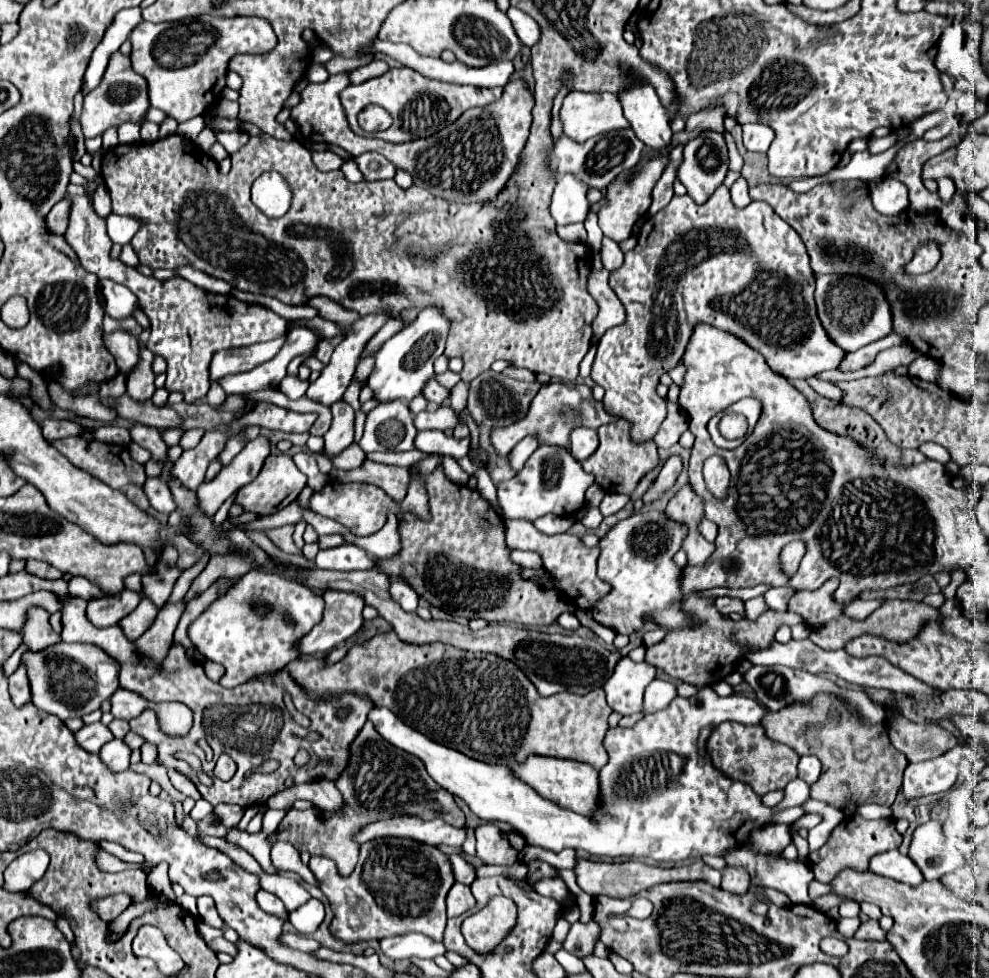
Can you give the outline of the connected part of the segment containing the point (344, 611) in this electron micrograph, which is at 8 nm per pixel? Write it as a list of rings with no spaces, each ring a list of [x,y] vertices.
[[[325,591],[323,599],[325,611],[321,623],[317,623],[317,627],[313,627],[313,631],[309,631],[301,643],[297,643],[297,651],[301,651],[301,655],[327,653],[361,629],[361,609],[365,601],[359,595]]]

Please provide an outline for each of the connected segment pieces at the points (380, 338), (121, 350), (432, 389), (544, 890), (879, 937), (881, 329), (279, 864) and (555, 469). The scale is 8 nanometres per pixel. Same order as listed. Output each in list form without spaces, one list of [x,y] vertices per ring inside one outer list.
[[[393,317],[393,319],[389,319],[381,329],[379,329],[379,333],[367,343],[367,347],[365,347],[365,353],[363,355],[367,355],[367,353],[371,353],[371,351],[375,351],[375,349],[379,349],[389,337],[393,337],[395,333],[399,333],[401,329],[403,329],[403,319],[401,317]]]
[[[117,329],[111,333],[103,333],[103,343],[105,343],[105,349],[113,353],[117,367],[121,371],[131,373],[131,369],[135,367],[139,359],[139,347],[137,347],[135,337],[125,329]]]
[[[429,379],[429,383],[425,383],[425,387],[423,387],[423,397],[425,397],[429,403],[443,405],[443,401],[449,397],[449,389],[441,387],[435,379]]]
[[[541,879],[537,883],[531,885],[537,893],[545,895],[545,897],[553,897],[557,899],[557,903],[565,903],[567,901],[567,895],[569,895],[569,889],[567,885],[563,883],[563,879]]]
[[[869,919],[869,921],[861,923],[861,927],[857,929],[855,937],[857,937],[857,939],[873,939],[873,941],[883,941],[883,939],[887,937],[887,931],[883,931],[883,929],[879,927],[879,923],[877,923],[877,921]]]
[[[817,275],[815,281],[817,317],[833,343],[837,343],[845,353],[861,349],[891,333],[893,315],[889,311],[885,291],[881,291],[881,287],[871,279],[861,279],[859,275]]]
[[[275,843],[271,847],[271,863],[278,872],[294,872],[305,882],[318,886],[317,880],[307,865],[301,863],[299,851],[291,843]]]
[[[539,447],[525,463],[525,467],[509,481],[497,487],[499,505],[507,519],[527,519],[533,521],[541,515],[553,513],[559,517],[571,517],[583,507],[585,491],[593,485],[593,475],[585,473],[581,465],[571,457],[567,449],[561,447]]]

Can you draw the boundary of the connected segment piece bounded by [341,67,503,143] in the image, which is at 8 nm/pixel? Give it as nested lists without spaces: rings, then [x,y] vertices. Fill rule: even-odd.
[[[399,67],[399,69],[389,69],[385,75],[369,79],[361,85],[345,87],[341,91],[341,103],[345,107],[349,125],[357,135],[377,137],[377,139],[383,139],[383,141],[389,141],[389,143],[405,143],[405,141],[429,137],[429,135],[449,127],[467,109],[485,107],[485,105],[497,101],[501,97],[501,93],[503,93],[503,87],[479,89],[479,87],[471,87],[471,85],[449,85],[449,83],[427,79],[413,69]],[[367,105],[381,105],[393,117],[393,125],[385,133],[367,133],[359,127],[357,115]]]

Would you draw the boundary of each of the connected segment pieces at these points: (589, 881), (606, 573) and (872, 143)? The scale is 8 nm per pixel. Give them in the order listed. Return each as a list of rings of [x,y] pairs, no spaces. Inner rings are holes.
[[[577,859],[577,883],[583,891],[587,891],[591,897],[595,895],[607,895],[613,899],[631,899],[639,891],[649,889],[659,883],[669,883],[669,881],[693,881],[693,879],[705,879],[707,883],[713,883],[713,887],[721,885],[721,871],[715,871],[713,867],[705,865],[703,861],[695,861],[691,865],[681,865],[681,867],[651,867],[641,861],[627,861],[627,863],[595,863],[595,861],[585,861]]]
[[[639,511],[609,529],[599,541],[601,555],[597,559],[597,575],[611,585],[609,597],[595,605],[593,619],[605,627],[617,629],[617,633],[633,633],[643,625],[643,615],[651,613],[653,619],[671,629],[689,625],[691,621],[681,611],[681,567],[673,563],[673,555],[679,551],[685,537],[685,527],[667,519],[659,511]]]
[[[893,133],[887,135],[887,137],[883,137],[883,139],[871,137],[871,139],[869,139],[869,145],[867,145],[867,151],[869,151],[869,153],[883,153],[883,151],[887,151],[893,143],[895,143]]]

